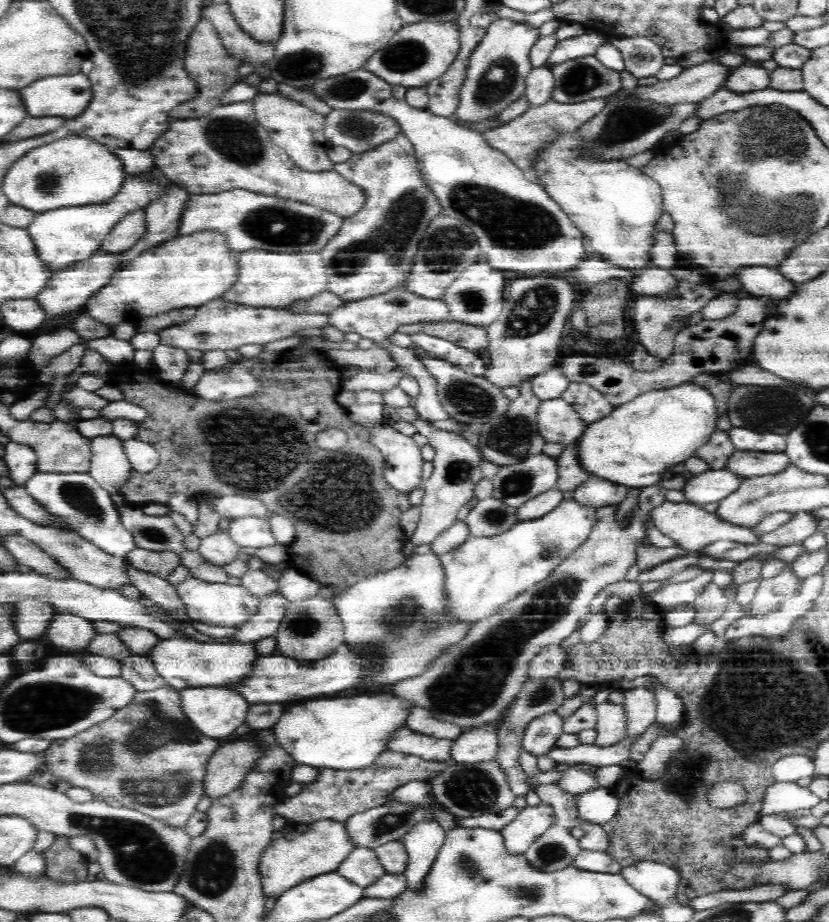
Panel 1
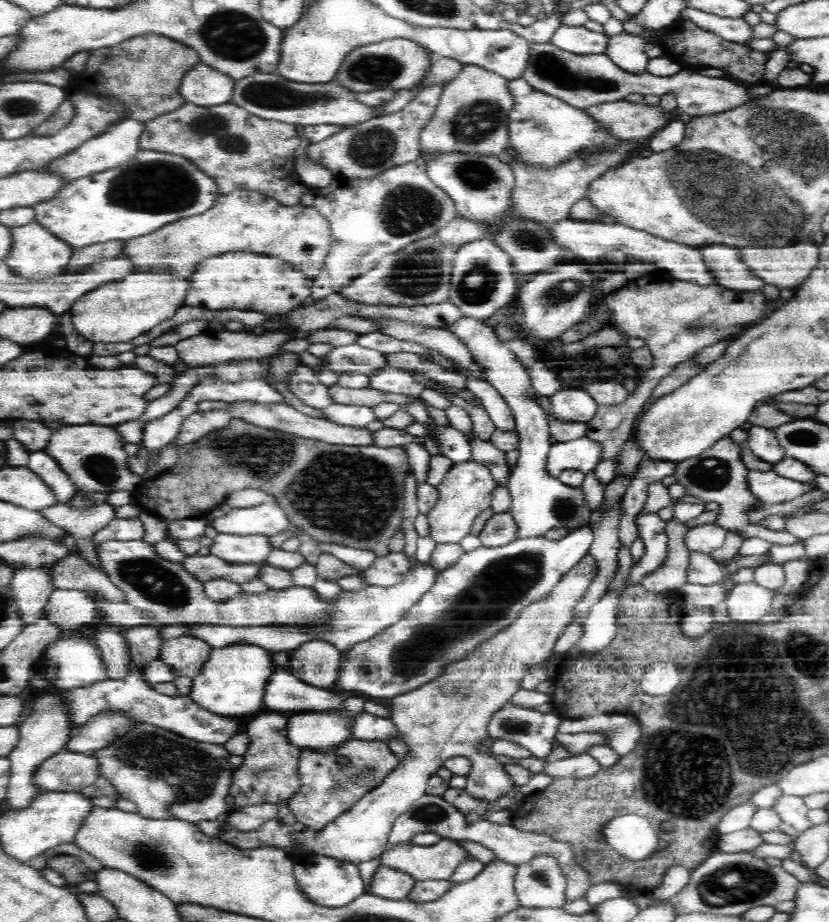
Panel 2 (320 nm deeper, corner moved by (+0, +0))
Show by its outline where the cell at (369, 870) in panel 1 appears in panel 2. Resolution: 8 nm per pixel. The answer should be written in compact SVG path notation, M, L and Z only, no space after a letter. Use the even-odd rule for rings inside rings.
M380 865L370 880L370 886L367 886L367 892L387 900L405 900L409 899L416 882L406 872Z

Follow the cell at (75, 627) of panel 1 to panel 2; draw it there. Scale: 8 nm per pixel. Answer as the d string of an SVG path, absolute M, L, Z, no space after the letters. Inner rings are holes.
M102 626L94 638L102 651L102 658L107 666L108 677L122 677L131 666L130 649L128 649L124 632Z

